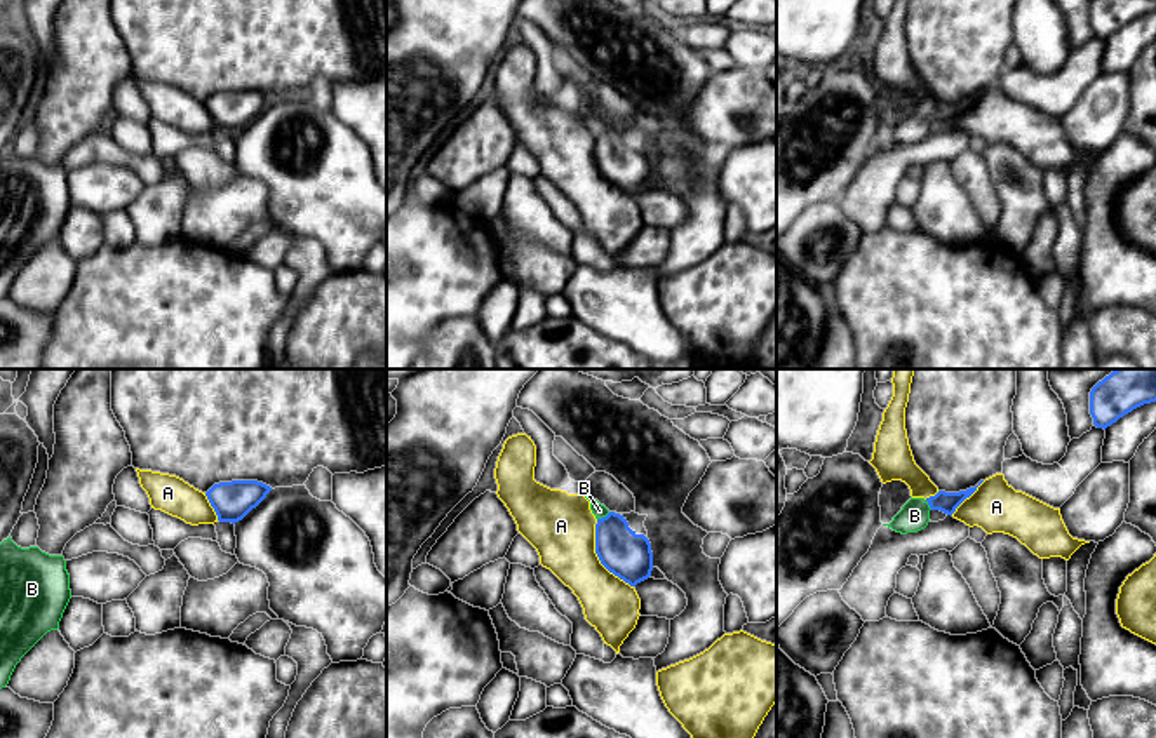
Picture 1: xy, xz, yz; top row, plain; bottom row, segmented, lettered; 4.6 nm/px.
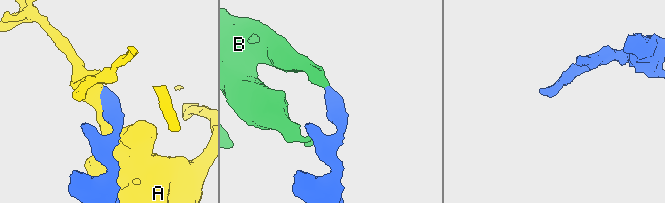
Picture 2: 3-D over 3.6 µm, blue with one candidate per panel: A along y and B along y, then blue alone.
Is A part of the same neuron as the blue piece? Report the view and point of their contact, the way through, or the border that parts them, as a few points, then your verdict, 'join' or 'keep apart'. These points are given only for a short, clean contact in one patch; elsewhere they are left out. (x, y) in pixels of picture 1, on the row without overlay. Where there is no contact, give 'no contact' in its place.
contact xz (598, 166); keep apart

